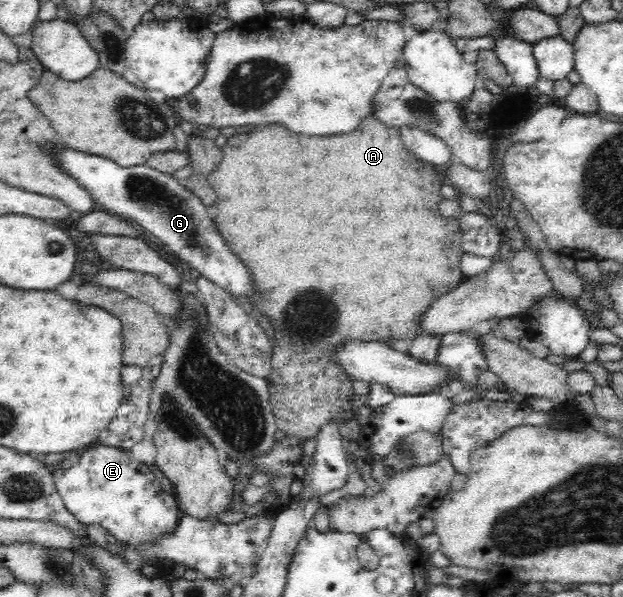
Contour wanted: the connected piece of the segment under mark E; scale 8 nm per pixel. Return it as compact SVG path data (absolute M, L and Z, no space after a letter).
M99 445L87 447L78 463L68 469L52 467L52 476L65 508L83 527L103 526L121 546L141 553L147 545L157 545L163 536L170 536L181 514L173 494L163 491L148 466L133 460L129 450Z

